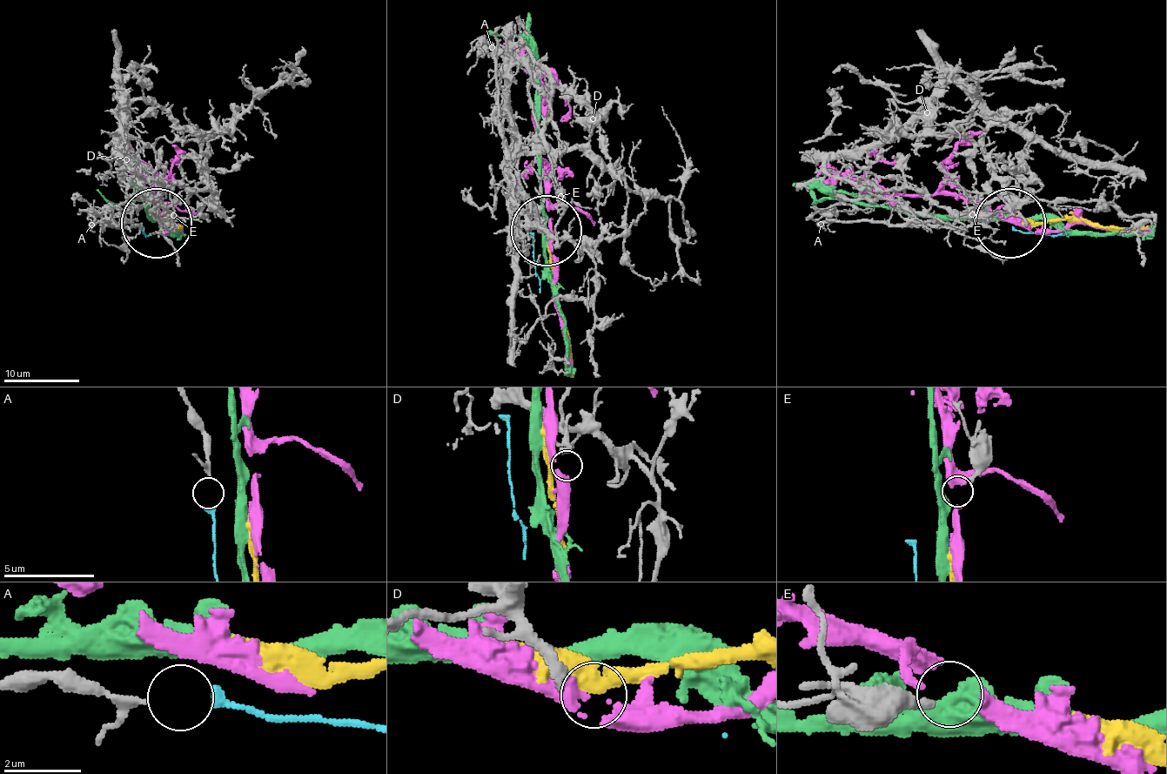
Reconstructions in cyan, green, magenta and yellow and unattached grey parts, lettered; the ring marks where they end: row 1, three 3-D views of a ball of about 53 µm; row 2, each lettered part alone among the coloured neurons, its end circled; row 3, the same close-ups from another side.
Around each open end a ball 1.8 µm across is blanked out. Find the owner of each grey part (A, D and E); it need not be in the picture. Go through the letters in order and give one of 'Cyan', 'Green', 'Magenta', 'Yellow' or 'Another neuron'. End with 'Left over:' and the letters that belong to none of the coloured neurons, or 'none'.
A: Cyan
D: Another neuron
E: Another neuron
Left over: D, E

